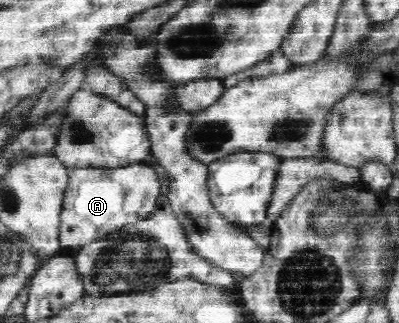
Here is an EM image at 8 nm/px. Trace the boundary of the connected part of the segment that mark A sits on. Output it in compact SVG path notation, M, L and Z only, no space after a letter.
M144 162L116 167L70 168L60 213L59 244L62 248L84 247L126 225L143 220L156 207L160 185L154 168Z

